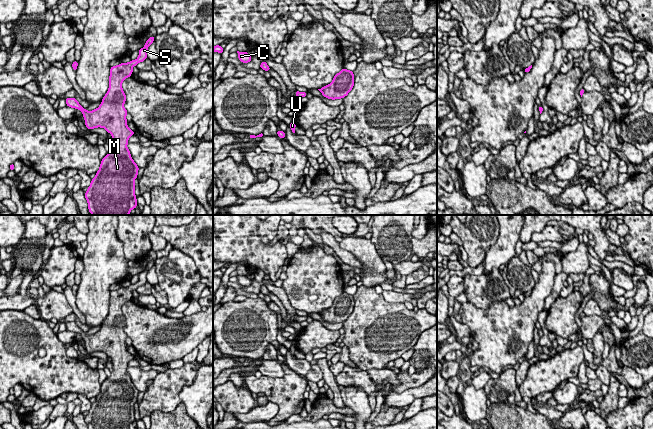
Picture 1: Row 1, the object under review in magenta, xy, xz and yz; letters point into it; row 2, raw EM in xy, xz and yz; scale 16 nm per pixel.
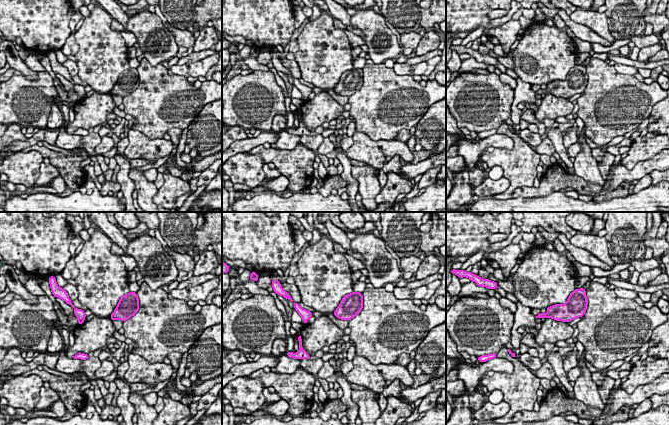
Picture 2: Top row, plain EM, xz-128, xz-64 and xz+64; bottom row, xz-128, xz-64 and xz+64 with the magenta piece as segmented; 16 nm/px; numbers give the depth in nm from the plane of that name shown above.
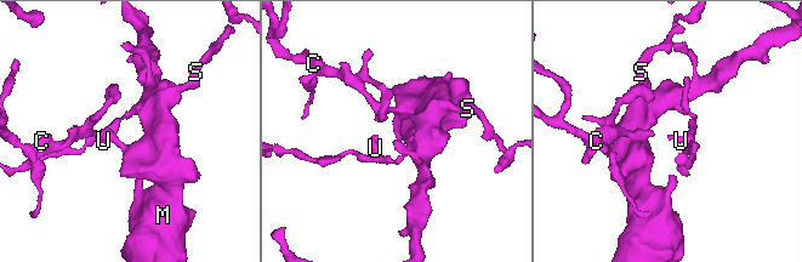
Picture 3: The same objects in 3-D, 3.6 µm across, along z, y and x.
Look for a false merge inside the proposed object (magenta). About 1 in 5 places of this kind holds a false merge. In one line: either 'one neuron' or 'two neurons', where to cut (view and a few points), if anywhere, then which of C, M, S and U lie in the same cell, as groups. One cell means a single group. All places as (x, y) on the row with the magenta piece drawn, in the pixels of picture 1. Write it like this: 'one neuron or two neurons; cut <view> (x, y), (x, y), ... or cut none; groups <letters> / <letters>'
one neuron; cut none; groups C M S U

